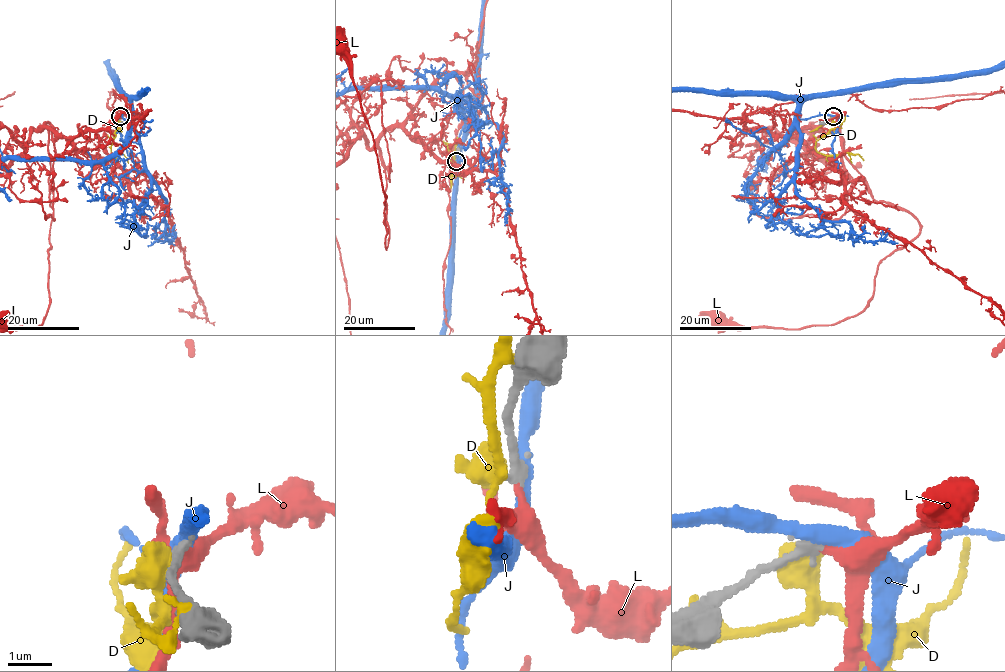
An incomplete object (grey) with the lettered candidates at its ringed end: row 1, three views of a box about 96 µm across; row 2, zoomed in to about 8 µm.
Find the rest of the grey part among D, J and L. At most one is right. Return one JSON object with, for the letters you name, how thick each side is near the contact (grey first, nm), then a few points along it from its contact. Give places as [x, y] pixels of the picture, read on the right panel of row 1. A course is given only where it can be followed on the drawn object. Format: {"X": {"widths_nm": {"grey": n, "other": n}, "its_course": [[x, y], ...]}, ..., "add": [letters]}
{"L": {"widths_nm": {"grey": 220, "other": 280}, "its_course": [[833, 116], [811, 149], [799, 137], [831, 123], [869, 194], [919, 232], [878, 265], [856, 314], [717, 320]]}, "add": ["L"]}

